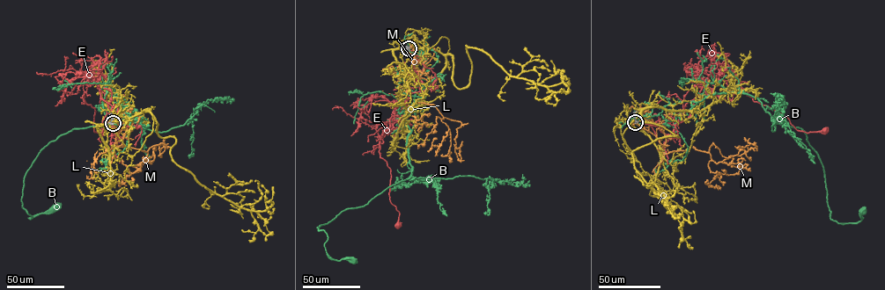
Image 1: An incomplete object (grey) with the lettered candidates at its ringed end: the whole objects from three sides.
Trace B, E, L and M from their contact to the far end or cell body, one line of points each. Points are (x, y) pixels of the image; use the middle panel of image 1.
B: (409, 48), (426, 60), (407, 140), (411, 175), (317, 228), (327, 235), (329, 257), (352, 260)
E: (409, 50), (437, 78), (397, 107), (379, 142), (379, 156), (390, 169), (389, 192), (399, 213), (397, 226)
L: (409, 48), (450, 54), (459, 88), (469, 82), (466, 46), (539, 84), (560, 83), (557, 69)
M: (409, 48), (415, 56), (406, 74), (410, 81), (406, 94), (460, 123), (455, 138), (460, 161), (459, 150)

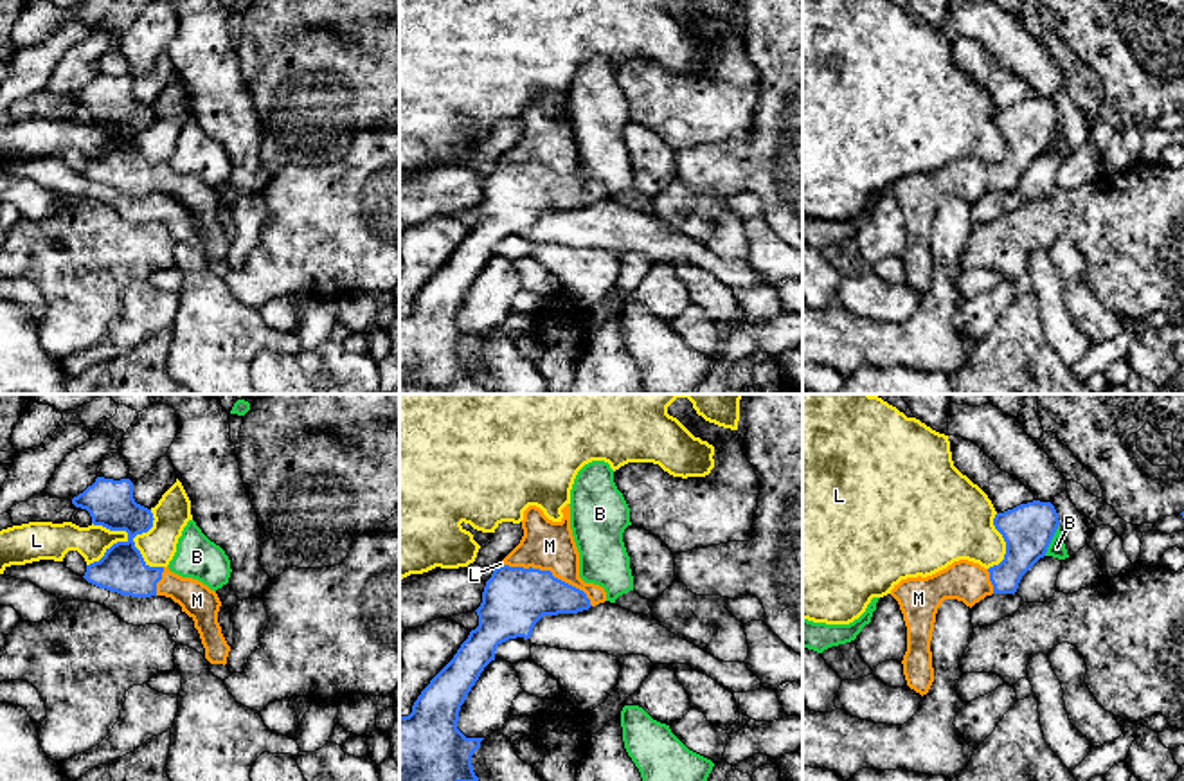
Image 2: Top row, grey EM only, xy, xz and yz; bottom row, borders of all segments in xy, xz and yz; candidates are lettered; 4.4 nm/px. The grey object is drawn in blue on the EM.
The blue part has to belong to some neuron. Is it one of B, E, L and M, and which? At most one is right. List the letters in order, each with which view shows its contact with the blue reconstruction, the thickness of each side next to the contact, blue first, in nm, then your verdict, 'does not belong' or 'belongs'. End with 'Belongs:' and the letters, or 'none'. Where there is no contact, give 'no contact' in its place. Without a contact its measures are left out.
B: meets blue in yz; 220 nm thick on the blue side, 80 nm on the other; does not belong
E: no contact; does not belong
L: meets blue in xy; 220 nm thick on the blue side, 160 nm on the other; does not belong
M: meets blue in xz; 280 nm thick on the blue side, 220 nm on the other; belongs
Belongs: M

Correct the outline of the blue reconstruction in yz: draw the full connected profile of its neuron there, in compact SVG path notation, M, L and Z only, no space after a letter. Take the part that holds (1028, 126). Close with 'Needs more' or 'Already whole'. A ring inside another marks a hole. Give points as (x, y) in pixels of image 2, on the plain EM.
M1033 97L997 110L993 122L1006 139L999 162L984 166L959 157L932 173L901 176L891 187L907 223L903 272L907 283L921 293L934 279L930 238L941 200L957 196L972 205L986 193L1015 191L1022 173L1045 153L1060 117L1051 99Z. Needs more

